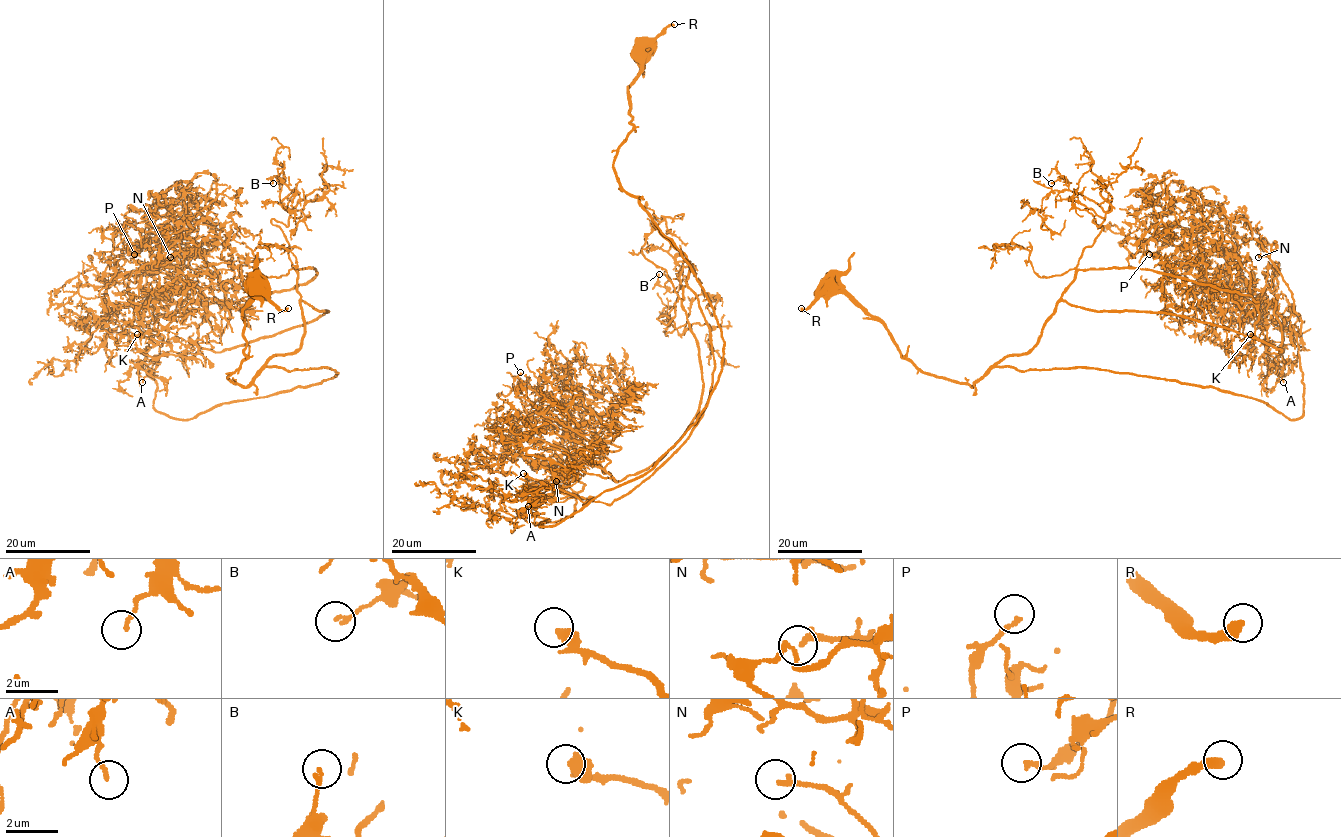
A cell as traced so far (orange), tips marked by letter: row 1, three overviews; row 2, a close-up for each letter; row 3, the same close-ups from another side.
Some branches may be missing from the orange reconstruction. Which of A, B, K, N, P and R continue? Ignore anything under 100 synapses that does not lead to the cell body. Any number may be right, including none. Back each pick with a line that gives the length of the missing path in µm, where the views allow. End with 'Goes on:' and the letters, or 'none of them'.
K: Missing length about 30 µm
N: Missing length about 30 µm
Goes on: K, N

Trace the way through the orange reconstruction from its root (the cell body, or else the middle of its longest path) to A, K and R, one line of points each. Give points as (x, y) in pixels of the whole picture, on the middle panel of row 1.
A: (644, 52), (613, 170), (689, 263), (711, 395), (689, 437), (626, 494), (582, 501), (543, 485), (528, 506)
K: (644, 52), (613, 170), (689, 263), (711, 395), (689, 437), (610, 503), (523, 473)
R: (644, 52), (674, 24)

